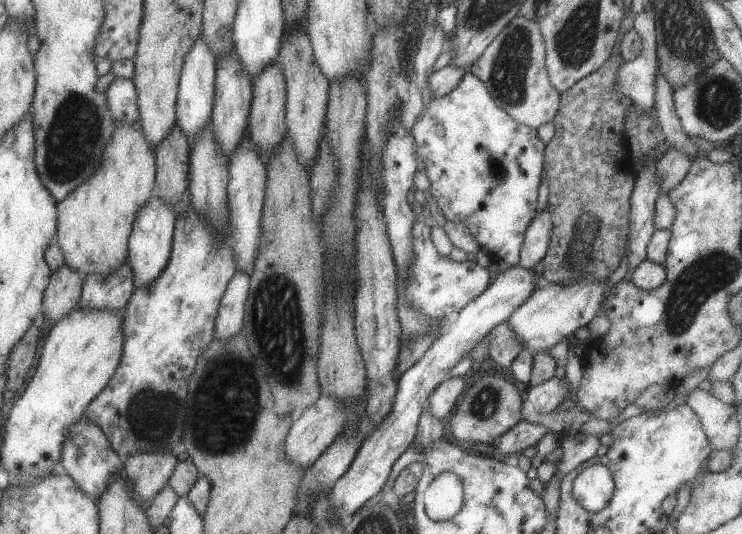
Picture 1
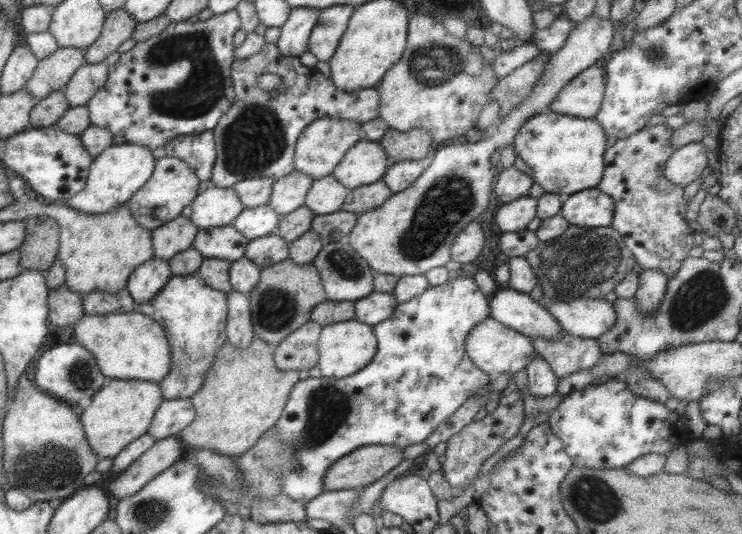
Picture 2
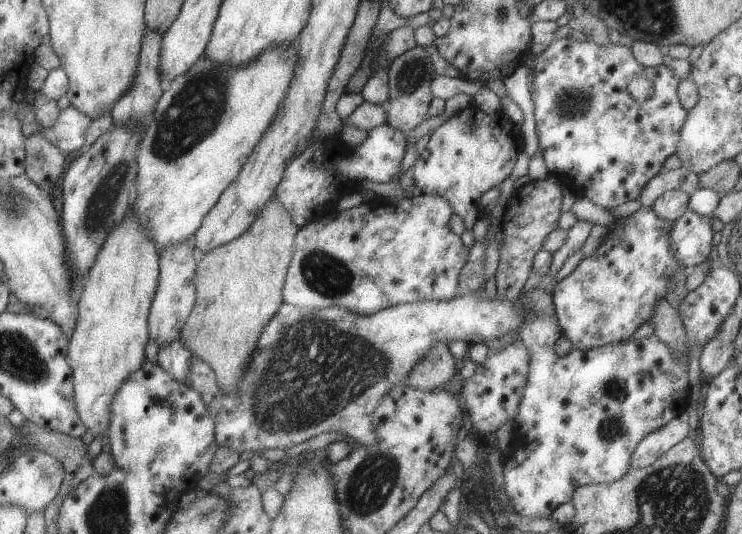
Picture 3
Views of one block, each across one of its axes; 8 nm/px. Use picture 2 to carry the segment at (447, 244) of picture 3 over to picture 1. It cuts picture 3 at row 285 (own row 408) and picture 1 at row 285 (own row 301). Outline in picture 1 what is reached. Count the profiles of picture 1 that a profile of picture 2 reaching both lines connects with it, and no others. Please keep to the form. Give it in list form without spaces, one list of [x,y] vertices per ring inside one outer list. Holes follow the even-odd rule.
[[[415,220],[411,226],[411,250],[413,262],[409,266],[409,280],[405,288],[405,298],[409,304],[425,314],[427,318],[439,320],[452,318],[468,302],[477,298],[489,284],[489,273],[473,261],[453,262],[448,256],[440,255],[429,236],[429,227]]]

